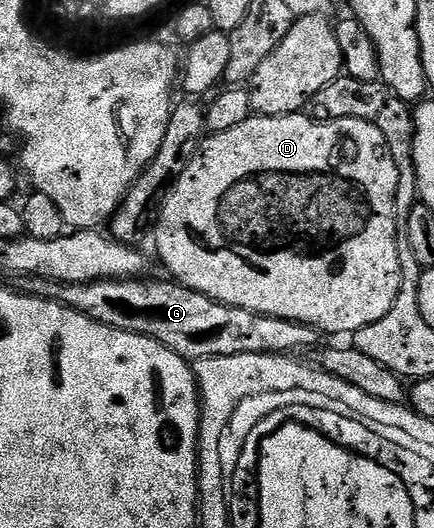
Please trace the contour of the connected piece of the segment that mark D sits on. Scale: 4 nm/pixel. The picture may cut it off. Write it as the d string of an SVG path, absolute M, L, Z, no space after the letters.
M306 114L292 116L250 115L248 120L239 122L231 130L223 130L206 135L197 149L195 158L179 174L173 187L165 195L161 211L155 217L157 232L157 252L165 263L176 283L207 294L207 298L217 300L232 308L242 308L258 312L264 316L287 318L291 322L306 324L316 328L322 334L328 332L346 332L352 334L363 326L371 326L391 310L401 285L401 267L399 266L399 212L397 216L397 187L401 184L401 172L397 169L394 149L389 147L387 138L379 126L359 118L320 118L312 120Z

